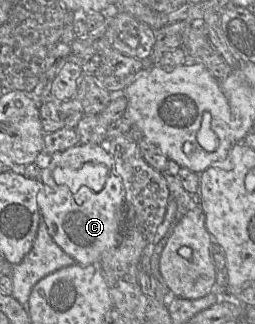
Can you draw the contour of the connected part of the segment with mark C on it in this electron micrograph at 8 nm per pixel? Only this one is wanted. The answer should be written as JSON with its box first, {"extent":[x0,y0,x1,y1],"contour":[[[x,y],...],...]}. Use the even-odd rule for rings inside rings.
{"extent":[37,143,125,266],"contour":[[[105,143],[78,144],[52,154],[49,165],[41,169],[39,182],[40,191],[37,200],[48,233],[75,263],[82,266],[98,264],[105,251],[118,246],[124,224],[125,191],[122,180],[116,172],[115,161],[107,151]]]}

